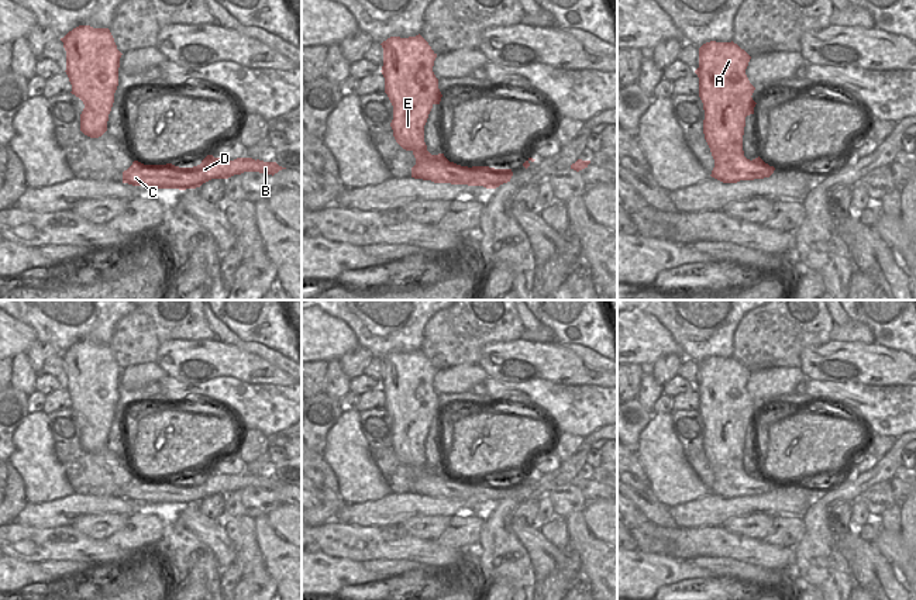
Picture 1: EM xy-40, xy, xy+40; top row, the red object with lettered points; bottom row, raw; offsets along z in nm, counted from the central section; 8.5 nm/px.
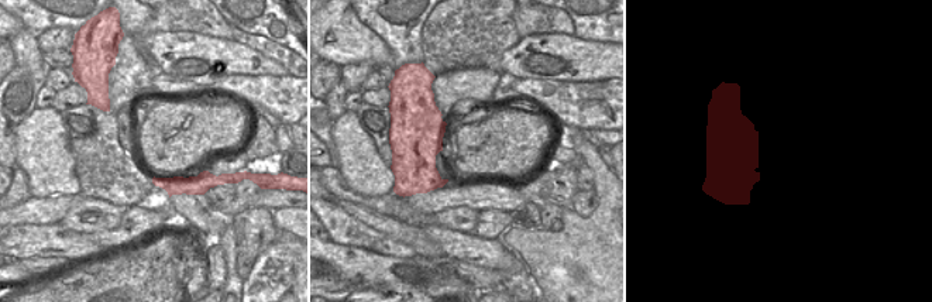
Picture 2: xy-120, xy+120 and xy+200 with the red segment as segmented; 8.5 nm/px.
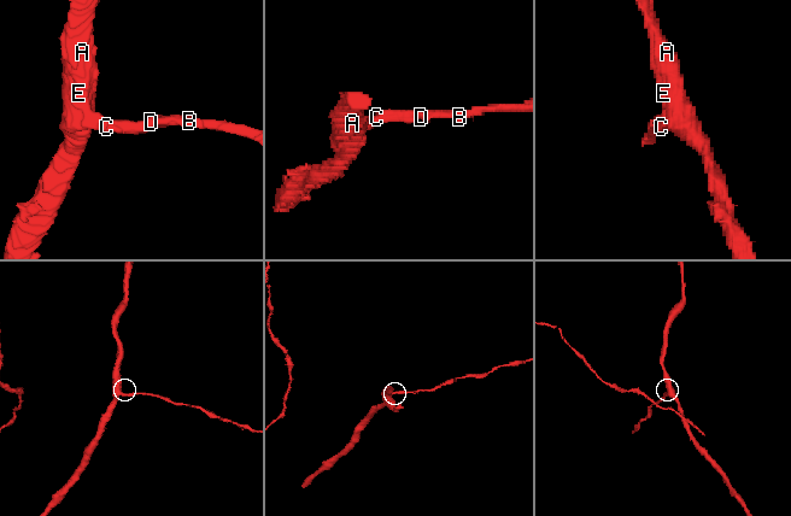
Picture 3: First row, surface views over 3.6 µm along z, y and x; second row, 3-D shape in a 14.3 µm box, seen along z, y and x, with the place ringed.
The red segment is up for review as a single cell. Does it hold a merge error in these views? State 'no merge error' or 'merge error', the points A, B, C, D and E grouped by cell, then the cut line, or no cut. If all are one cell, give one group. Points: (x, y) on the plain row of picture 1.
no merge error; groups A B C D E; cut none

